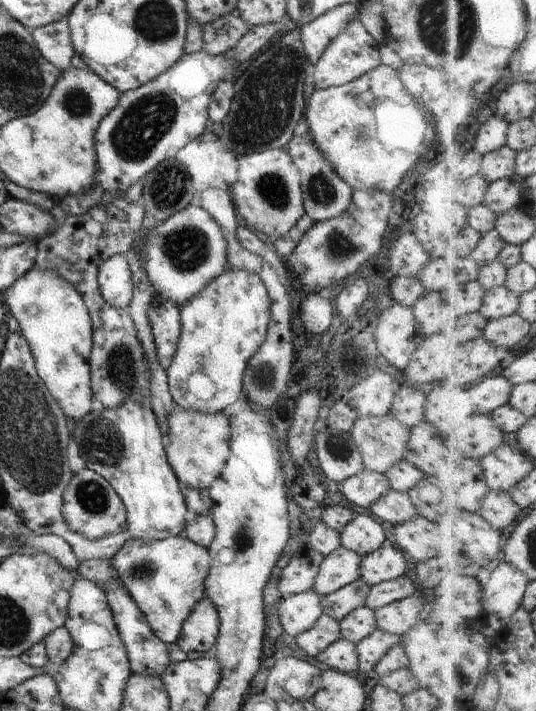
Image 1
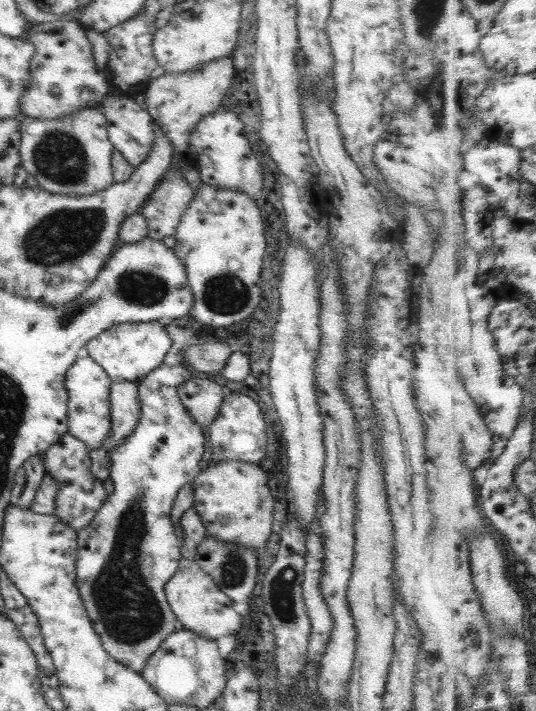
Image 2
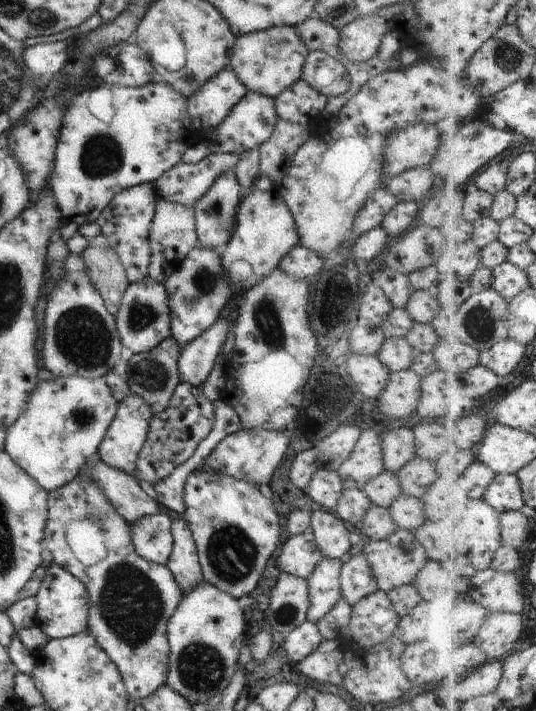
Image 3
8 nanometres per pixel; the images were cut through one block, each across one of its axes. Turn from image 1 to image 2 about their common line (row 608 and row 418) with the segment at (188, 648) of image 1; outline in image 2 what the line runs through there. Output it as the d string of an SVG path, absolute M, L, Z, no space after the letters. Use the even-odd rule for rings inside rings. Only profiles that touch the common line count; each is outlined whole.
M190 378L178 385L175 390L188 415L200 426L208 428L218 417L220 406L224 402L224 390L214 380Z

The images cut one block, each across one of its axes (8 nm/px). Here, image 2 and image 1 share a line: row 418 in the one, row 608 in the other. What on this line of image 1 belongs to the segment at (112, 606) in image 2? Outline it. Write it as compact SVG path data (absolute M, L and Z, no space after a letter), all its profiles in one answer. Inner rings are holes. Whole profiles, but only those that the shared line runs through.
M184 535L155 541L143 541L130 536L109 561L116 573L117 582L129 592L130 598L144 614L155 636L164 645L177 643L182 624L188 618L188 614L192 612L194 606L205 598L205 578L211 567L209 548L192 542Z

